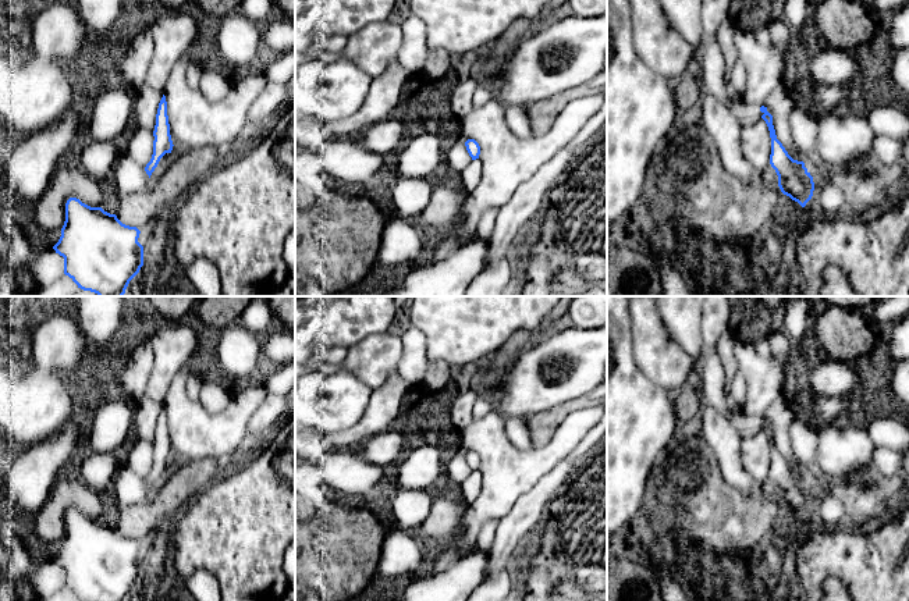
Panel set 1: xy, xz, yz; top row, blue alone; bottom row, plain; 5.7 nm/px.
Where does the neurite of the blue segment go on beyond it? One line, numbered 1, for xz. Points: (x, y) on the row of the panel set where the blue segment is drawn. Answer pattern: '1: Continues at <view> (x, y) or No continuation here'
1: No continuation here

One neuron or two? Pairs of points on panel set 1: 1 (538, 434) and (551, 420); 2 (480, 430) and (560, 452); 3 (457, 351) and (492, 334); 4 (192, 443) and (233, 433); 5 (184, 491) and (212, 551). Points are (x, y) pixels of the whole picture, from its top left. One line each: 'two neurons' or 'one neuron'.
1: one neuron
2: one neuron
3: one neuron
4: one neuron
5: two neurons

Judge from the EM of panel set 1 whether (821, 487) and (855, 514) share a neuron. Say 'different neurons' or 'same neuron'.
same neuron

